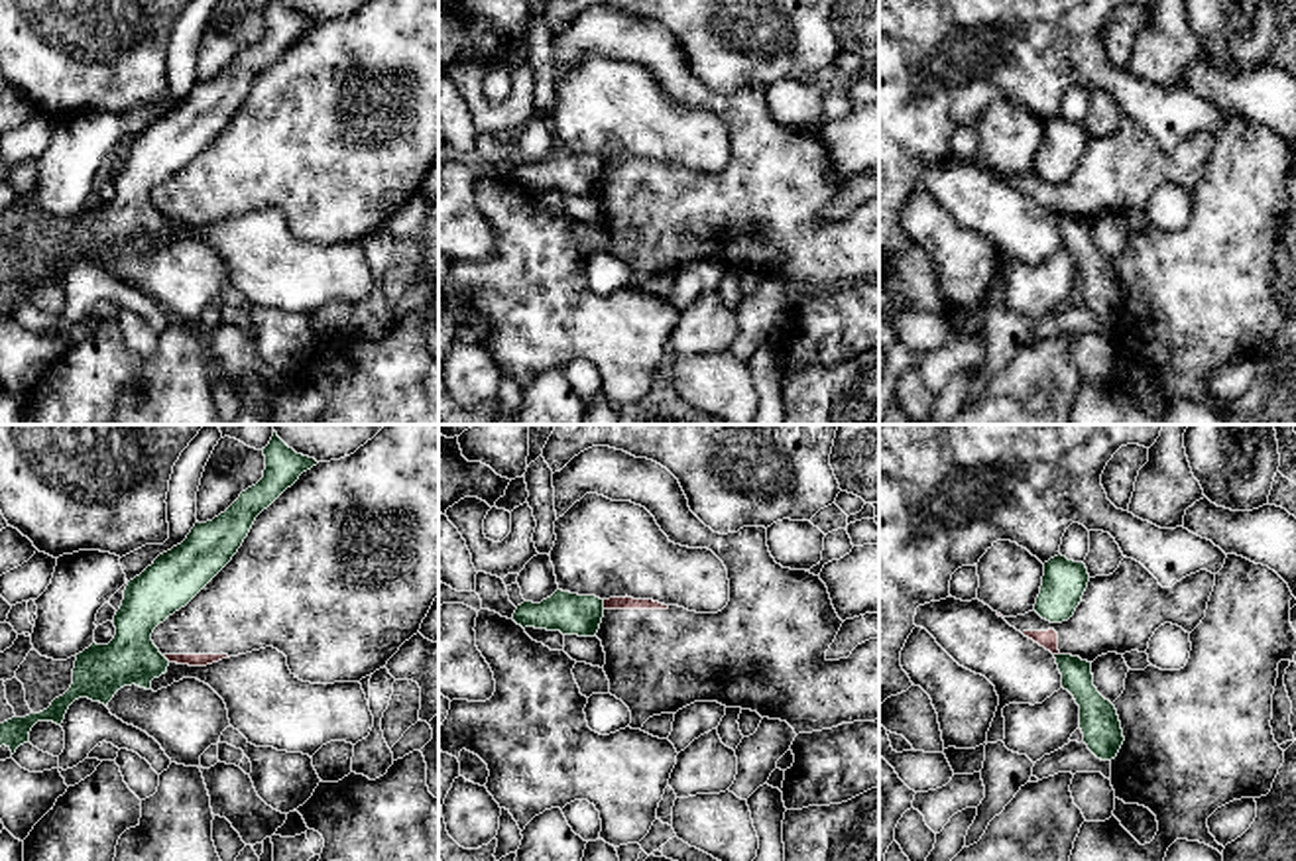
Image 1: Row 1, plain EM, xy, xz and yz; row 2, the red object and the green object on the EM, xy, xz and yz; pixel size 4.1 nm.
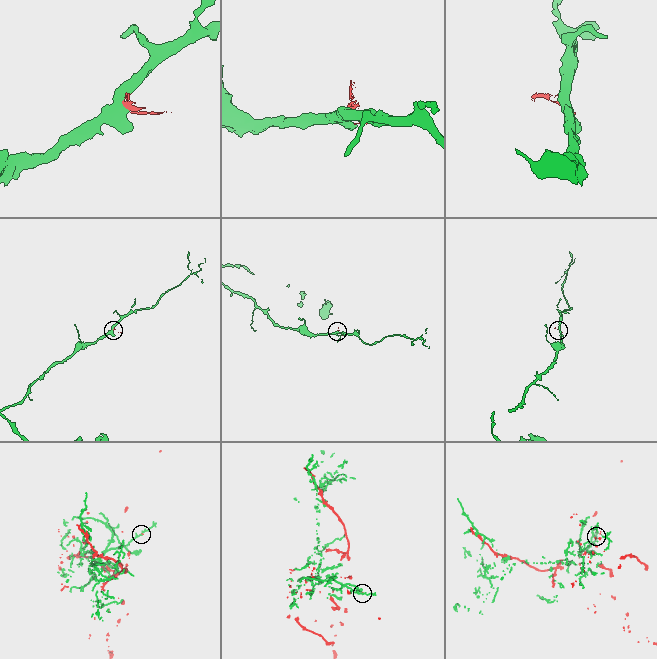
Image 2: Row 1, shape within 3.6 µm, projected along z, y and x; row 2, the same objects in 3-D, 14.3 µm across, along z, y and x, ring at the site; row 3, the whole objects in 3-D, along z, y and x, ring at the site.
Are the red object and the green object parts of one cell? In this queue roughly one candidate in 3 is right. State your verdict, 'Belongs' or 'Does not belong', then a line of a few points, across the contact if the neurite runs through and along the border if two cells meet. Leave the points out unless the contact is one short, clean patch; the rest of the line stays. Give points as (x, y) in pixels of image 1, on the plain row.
Does not belong. Line: xz (602, 160), (604, 168)

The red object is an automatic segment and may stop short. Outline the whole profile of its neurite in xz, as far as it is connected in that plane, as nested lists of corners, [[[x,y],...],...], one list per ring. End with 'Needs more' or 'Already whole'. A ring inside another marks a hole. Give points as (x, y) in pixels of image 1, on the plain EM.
[[[592,6],[553,33],[555,71],[562,77],[586,53],[645,67],[671,102],[708,108],[726,126],[730,161],[718,173],[696,173],[653,159],[604,159],[596,197],[606,212],[610,254],[631,271],[631,289],[661,273],[677,273],[694,261],[757,271],[787,281],[795,293],[879,279],[879,197],[857,204],[848,218],[828,220],[842,179],[828,147],[806,130],[783,128],[767,106],[765,86],[720,94],[688,67],[678,39],[661,24],[610,6]]]. Needs more

